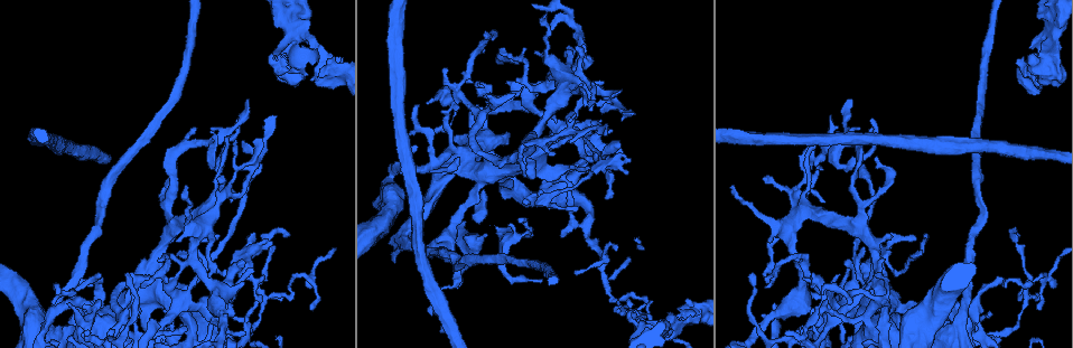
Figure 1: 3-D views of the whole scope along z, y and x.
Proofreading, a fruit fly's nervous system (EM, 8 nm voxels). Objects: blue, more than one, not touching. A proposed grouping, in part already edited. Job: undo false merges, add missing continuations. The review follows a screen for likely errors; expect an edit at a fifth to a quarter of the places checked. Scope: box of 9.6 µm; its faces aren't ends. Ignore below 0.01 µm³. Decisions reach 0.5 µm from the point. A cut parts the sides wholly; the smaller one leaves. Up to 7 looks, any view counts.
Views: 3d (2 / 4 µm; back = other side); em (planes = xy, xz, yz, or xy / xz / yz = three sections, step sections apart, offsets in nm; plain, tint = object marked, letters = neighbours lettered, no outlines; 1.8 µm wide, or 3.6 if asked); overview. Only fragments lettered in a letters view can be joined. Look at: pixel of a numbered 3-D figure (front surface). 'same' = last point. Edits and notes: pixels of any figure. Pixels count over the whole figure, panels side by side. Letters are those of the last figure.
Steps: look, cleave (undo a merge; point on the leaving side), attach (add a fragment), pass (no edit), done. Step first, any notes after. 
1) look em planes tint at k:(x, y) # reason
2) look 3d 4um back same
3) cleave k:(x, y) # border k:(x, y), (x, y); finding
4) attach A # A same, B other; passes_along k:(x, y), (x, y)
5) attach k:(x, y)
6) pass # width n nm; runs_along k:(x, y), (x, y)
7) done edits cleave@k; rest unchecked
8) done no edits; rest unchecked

look em planes tint at 1:(234, 297)

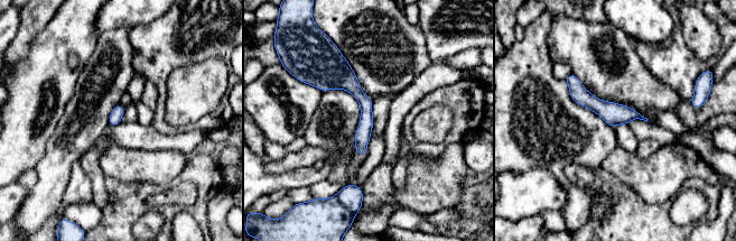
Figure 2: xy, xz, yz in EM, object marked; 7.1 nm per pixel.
look em planes letters same

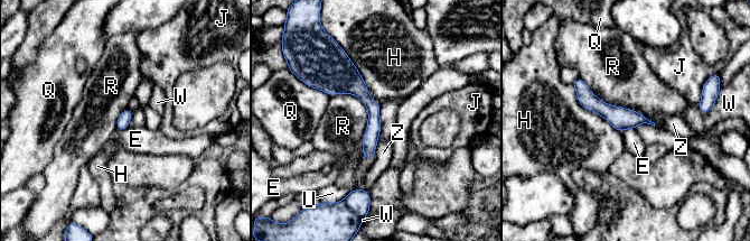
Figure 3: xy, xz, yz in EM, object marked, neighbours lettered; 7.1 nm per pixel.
pass # E other, H other, J other, Q other, R other, U other, W other, Z other; border 3:(129, 126), (122, 130), (116, 130); none of them fits

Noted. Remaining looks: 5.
look 3d 2um at 1:(776, 319) # long arm stops here

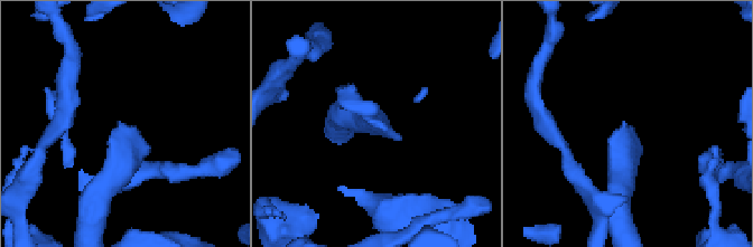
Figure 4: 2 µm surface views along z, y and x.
look em xz step 8 plain at 4:(381, 128)

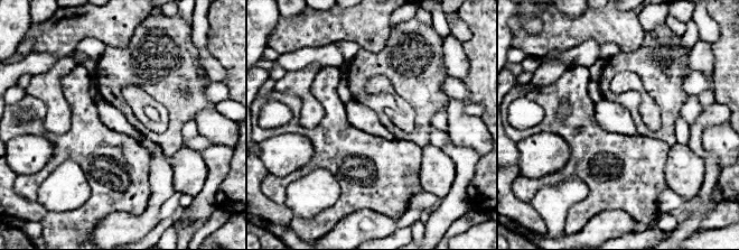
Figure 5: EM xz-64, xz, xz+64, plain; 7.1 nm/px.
look em xz step 8 letters same # see the neighbours

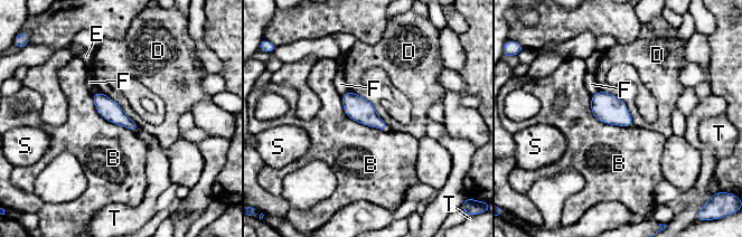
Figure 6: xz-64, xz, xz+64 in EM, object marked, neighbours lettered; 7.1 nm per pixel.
pass # width 150 nm; B other, D other, E other, F other, S other, T other; border 6:(340, 95), (353, 120), (388, 130); no lettered fragment goes on from it

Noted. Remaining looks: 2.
look em 3.6um xz step 8 tint at 1:(1047, 36) # a fork

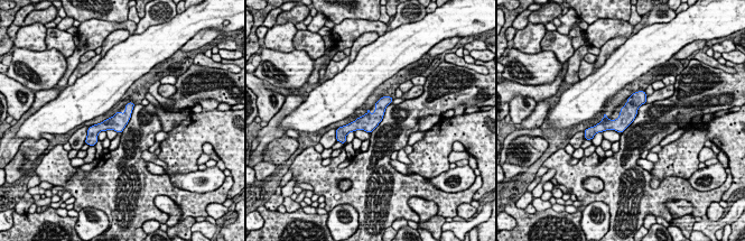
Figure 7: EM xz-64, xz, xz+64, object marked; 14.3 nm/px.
look em 3.6um planes letters same # another direction

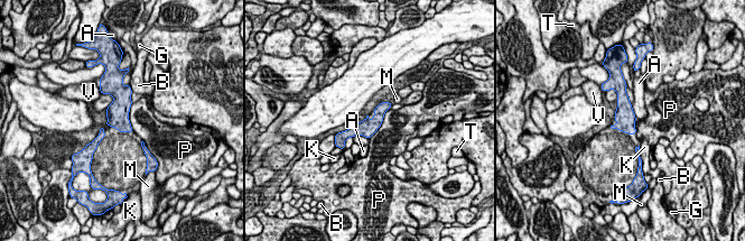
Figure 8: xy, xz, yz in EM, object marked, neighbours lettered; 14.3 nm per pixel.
pass # width 260 nm; longest_contact P 550 nm; A other, B other, G other, K other, M other, P other, T other, V other; all the same cell

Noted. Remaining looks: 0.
done no edits; rest unchecked

